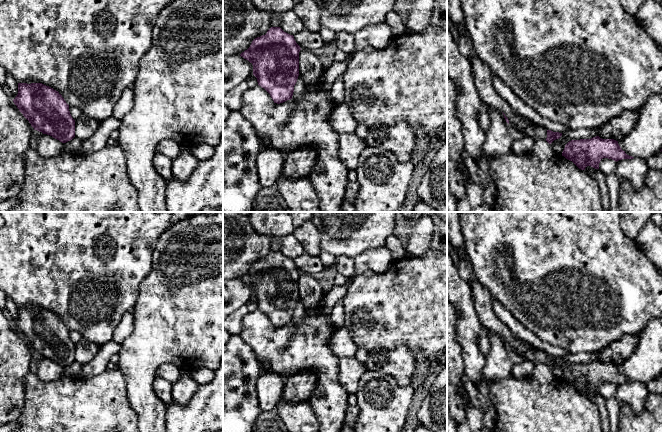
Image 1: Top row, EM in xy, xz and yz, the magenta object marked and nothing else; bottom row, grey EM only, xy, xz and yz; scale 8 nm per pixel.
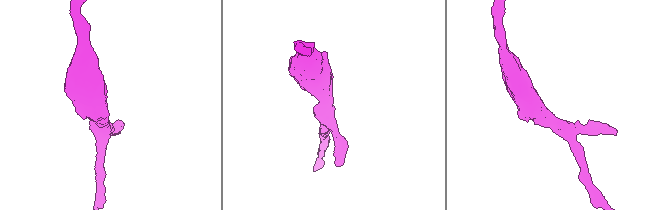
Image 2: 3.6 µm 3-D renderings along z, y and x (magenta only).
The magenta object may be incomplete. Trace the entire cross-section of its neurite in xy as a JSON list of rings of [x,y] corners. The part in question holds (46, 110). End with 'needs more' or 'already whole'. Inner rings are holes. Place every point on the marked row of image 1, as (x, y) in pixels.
[[[18,83],[18,94],[13,102],[34,130],[50,135],[62,143],[75,137],[75,120],[70,114],[69,105],[53,88],[42,83]]] | already whole

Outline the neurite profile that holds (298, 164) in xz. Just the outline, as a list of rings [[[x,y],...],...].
[[[321,79],[315,84],[305,86],[305,92],[300,101],[295,102],[290,99],[280,104],[275,103],[264,88],[255,85],[243,93],[240,108],[240,113],[252,125],[259,140],[265,142],[264,148],[277,150],[286,155],[282,174],[290,178],[309,177],[319,198],[320,212],[339,212],[348,184],[349,170],[338,158],[340,134],[334,131],[330,121],[331,113],[336,106],[332,100],[331,91],[326,89],[326,85]]]

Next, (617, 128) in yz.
[[[460,0],[460,2],[466,29],[478,57],[524,103],[545,119],[559,122],[571,130],[597,129],[600,138],[619,141],[637,124],[640,111],[648,98],[662,91],[662,51],[638,23],[636,17],[624,10],[621,0]]]

